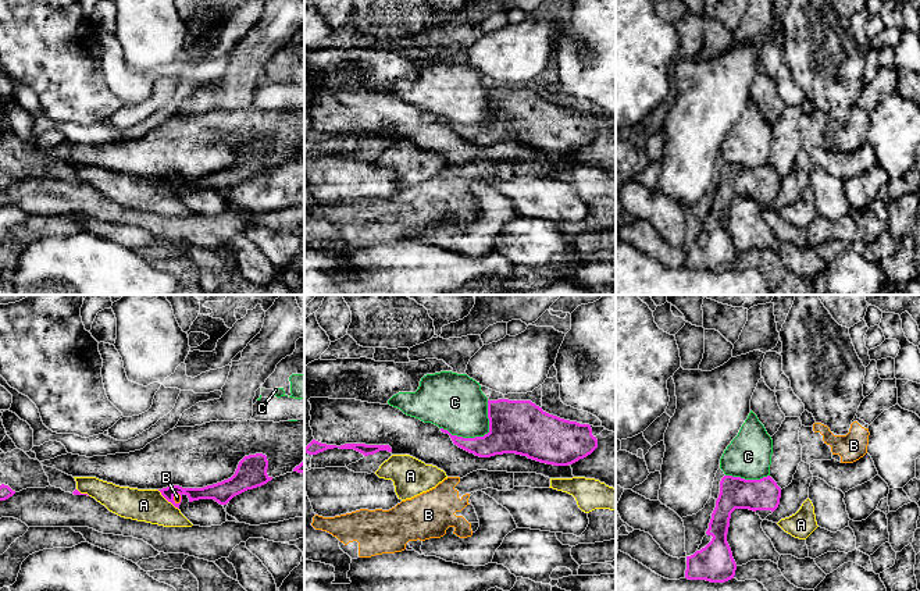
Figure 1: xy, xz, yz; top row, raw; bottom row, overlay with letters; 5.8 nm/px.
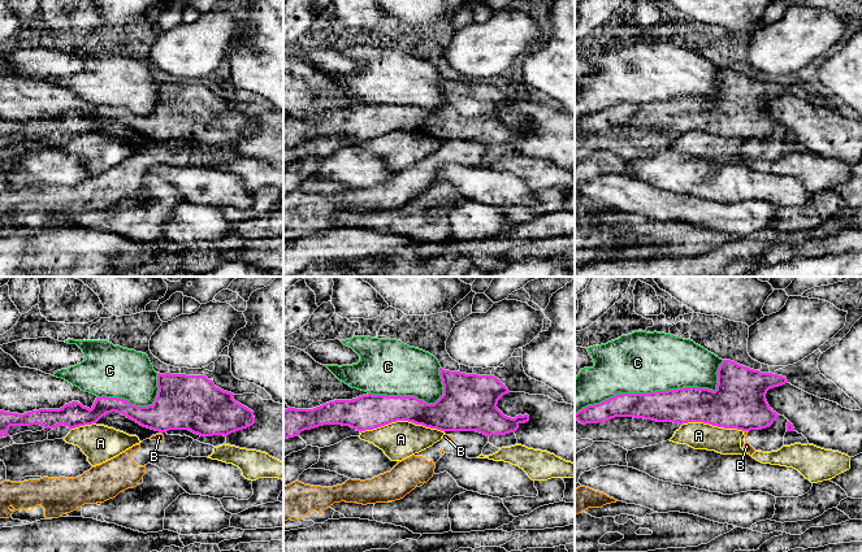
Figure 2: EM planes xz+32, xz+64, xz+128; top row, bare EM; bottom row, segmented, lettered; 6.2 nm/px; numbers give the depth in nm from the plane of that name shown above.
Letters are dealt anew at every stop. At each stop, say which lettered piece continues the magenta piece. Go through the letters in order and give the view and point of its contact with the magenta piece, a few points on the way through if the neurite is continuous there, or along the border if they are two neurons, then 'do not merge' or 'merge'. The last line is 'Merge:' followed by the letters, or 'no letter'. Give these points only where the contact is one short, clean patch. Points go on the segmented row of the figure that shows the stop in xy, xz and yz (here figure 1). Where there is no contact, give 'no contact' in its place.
A: meets magenta in xy at (168, 501); do not merge
B: meets magenta in xy at (173, 498); border along xy (175, 492), (174, 499), (178, 504); do not merge
C: meets magenta in xz at (480, 437); do not merge
Merge: no letter

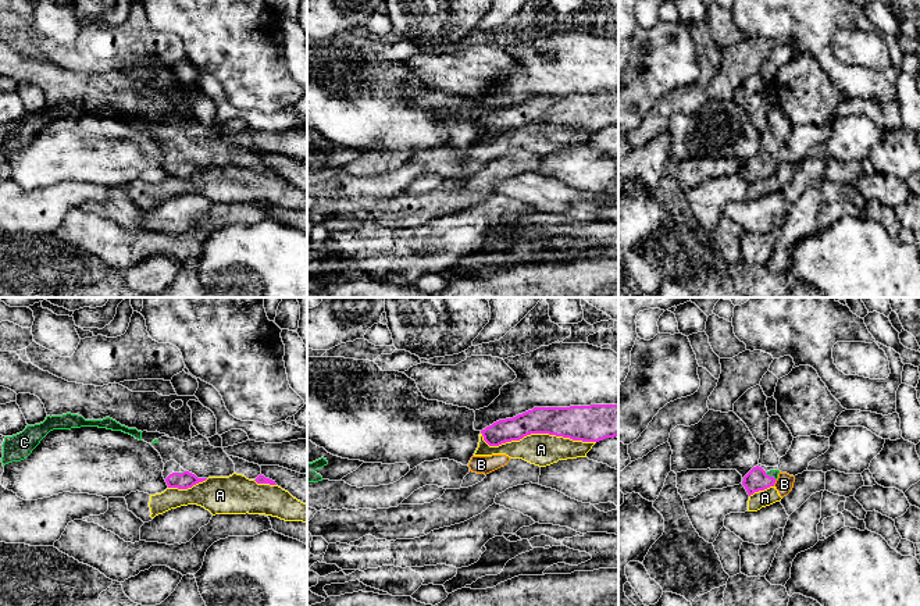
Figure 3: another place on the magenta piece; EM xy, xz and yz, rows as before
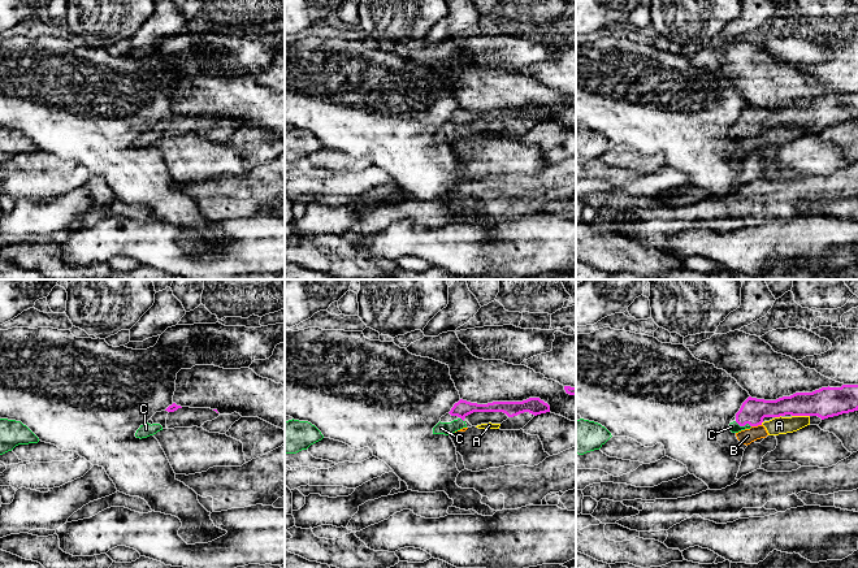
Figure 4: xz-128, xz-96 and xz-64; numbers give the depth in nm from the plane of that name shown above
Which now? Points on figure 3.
A: meets magenta in xz at (537, 432); do not merge
B: meets magenta in yz at (774, 482); border along yz (777, 480), (773, 485); do not merge
C: meets magenta in yz at (769, 476); runs through yz (756, 480), (769, 476), (773, 473); merge
Merge: C

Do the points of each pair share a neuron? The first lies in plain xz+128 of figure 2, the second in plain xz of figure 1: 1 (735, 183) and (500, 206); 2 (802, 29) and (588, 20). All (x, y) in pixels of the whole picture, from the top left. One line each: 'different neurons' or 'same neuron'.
1: different neurons
2: different neurons

